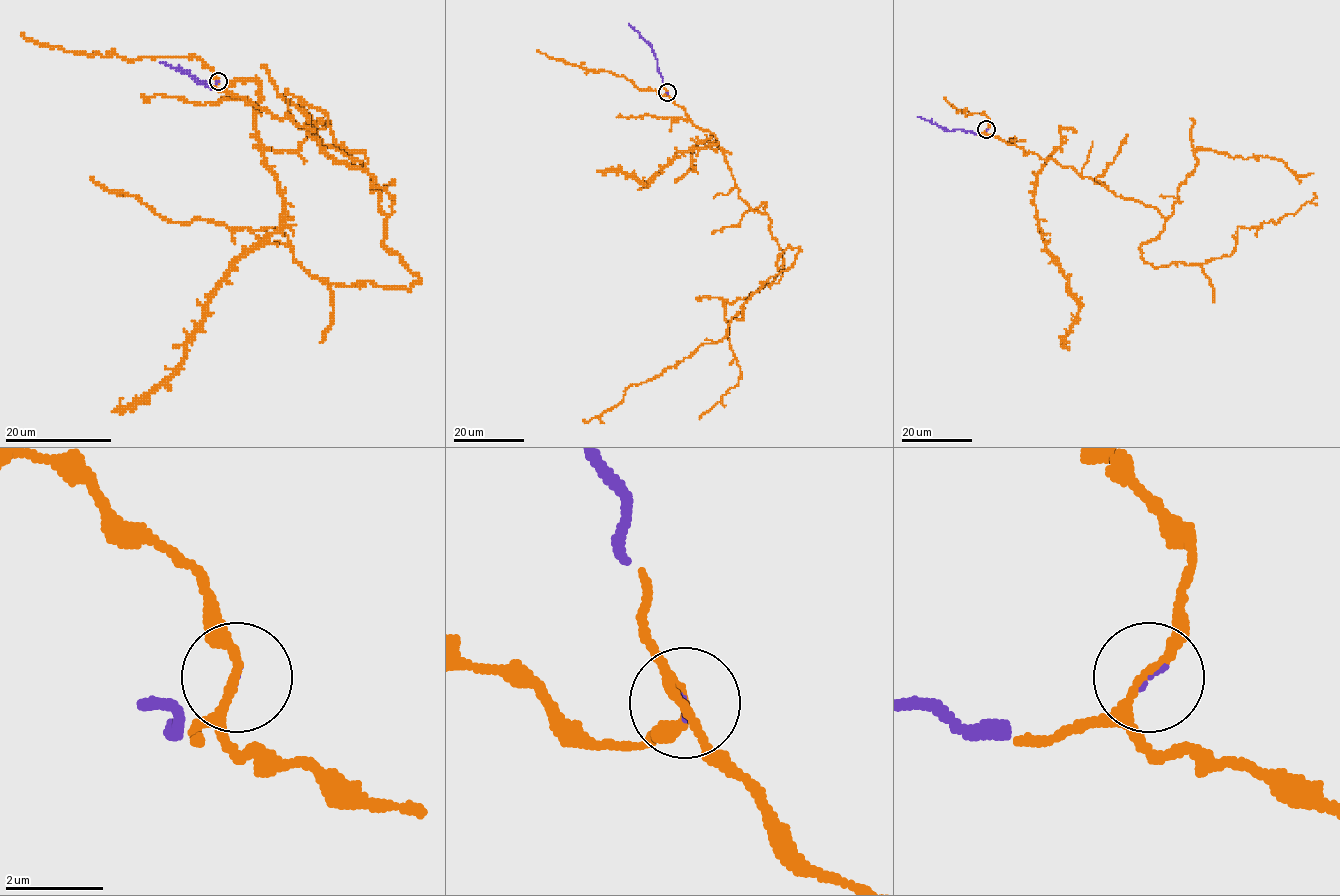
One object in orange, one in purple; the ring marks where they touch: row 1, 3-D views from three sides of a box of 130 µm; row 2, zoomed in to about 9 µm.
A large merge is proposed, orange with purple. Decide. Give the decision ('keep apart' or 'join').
join

